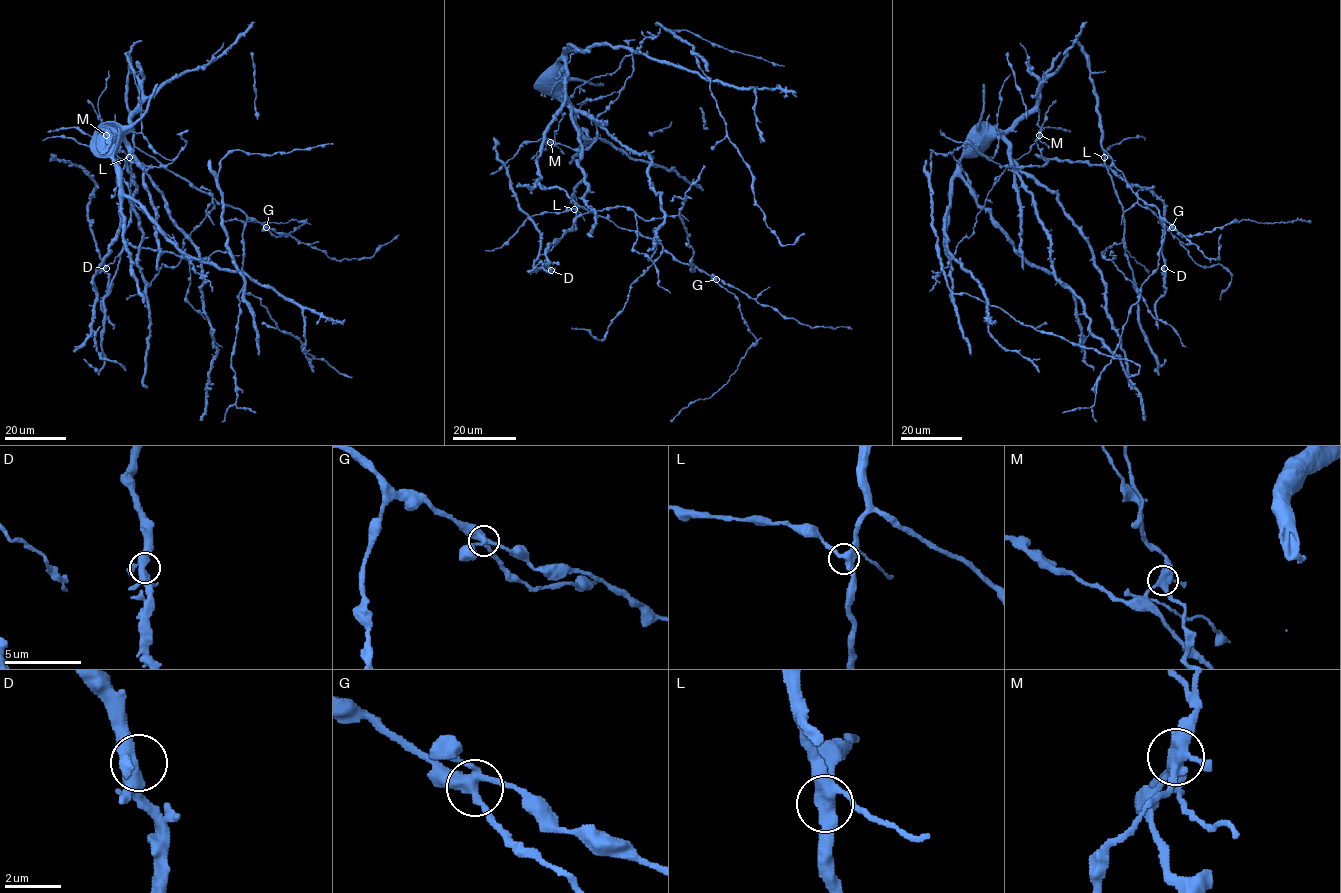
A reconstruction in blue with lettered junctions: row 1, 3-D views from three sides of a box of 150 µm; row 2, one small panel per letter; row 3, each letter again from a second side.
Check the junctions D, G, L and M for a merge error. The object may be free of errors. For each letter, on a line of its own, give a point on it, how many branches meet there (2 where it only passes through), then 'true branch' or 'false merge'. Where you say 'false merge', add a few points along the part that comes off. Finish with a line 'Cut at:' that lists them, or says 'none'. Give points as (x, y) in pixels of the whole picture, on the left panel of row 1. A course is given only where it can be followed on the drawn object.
D: at (106, 268); 4 branches meet; true branch
G: at (266, 227); 4 branches meet; true branch
L: at (129, 157); 4 branches meet; true branch
M: at (106, 135); 4 branches meet; false merge; foreign part runs (105, 135), (133, 202), (150, 216), (154, 223), (174, 237), (193, 268), (210, 283), (211, 291)
Cut at: M

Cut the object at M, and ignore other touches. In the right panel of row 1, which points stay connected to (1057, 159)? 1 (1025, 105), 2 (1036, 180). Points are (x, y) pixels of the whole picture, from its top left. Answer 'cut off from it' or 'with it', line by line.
1: with it
2: with it

